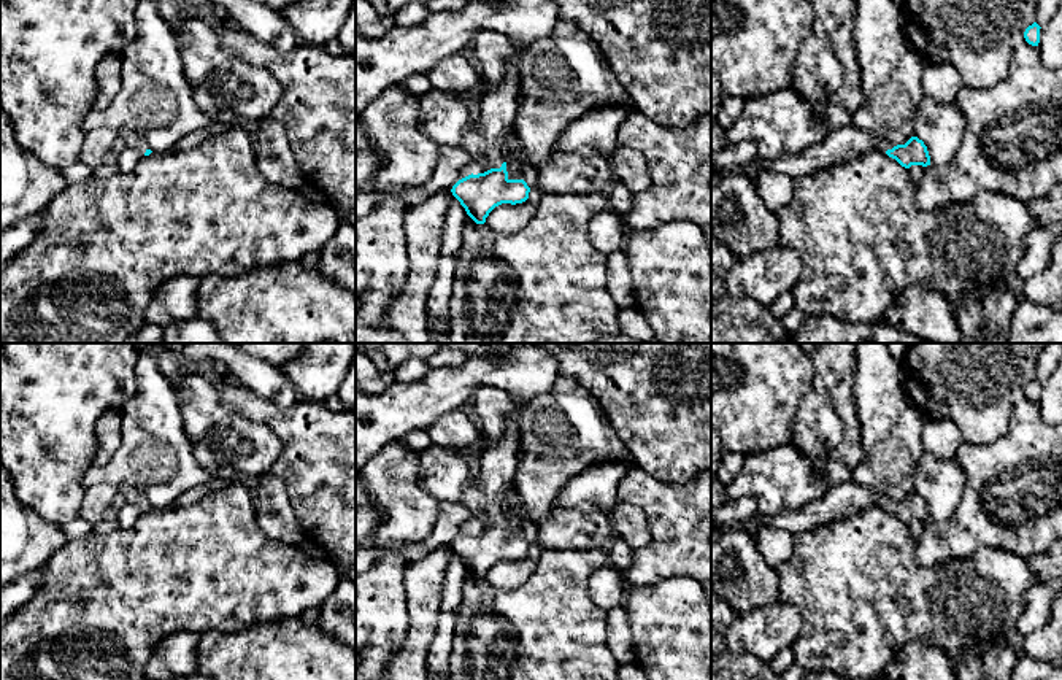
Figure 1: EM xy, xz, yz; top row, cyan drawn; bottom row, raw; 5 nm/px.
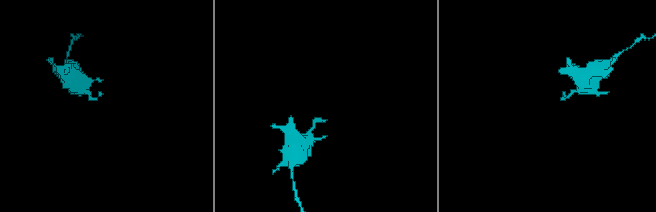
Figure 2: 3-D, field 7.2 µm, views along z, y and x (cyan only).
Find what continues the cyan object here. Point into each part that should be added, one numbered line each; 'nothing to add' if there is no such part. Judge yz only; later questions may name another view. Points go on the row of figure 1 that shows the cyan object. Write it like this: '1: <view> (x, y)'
1: yz (840, 146)

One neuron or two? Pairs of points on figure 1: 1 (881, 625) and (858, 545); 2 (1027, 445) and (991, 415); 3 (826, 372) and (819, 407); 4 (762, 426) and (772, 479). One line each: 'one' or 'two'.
1: one
2: two
3: two
4: two

